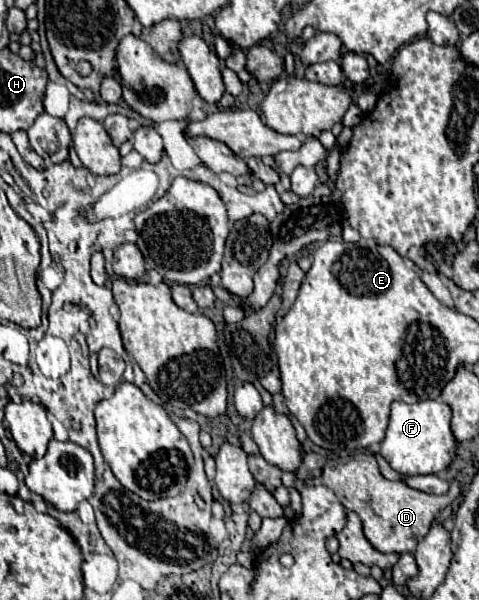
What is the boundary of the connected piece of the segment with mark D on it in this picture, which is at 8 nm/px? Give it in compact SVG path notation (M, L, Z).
M354 454L348 458L328 460L324 466L324 474L317 479L304 481L305 485L325 485L334 490L338 500L352 512L356 512L364 524L364 536L366 540L378 550L378 552L412 552L422 540L430 526L434 516L450 506L460 495L461 485L452 481L446 494L426 494L420 490L414 490L406 486L400 480L386 480L372 454Z

